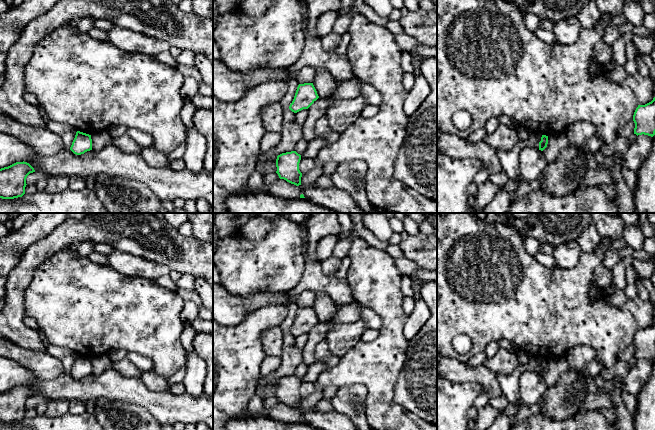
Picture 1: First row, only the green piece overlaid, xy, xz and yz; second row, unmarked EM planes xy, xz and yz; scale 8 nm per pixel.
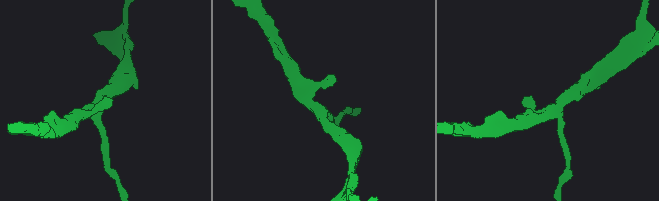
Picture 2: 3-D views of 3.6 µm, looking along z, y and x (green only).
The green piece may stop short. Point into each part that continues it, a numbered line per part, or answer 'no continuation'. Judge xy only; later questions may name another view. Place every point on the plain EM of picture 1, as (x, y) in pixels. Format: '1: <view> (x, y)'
no continuation

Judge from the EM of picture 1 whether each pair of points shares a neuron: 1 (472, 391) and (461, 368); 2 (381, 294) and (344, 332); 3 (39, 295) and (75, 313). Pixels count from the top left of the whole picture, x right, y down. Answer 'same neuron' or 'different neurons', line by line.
1: different neurons
2: different neurons
3: same neuron

